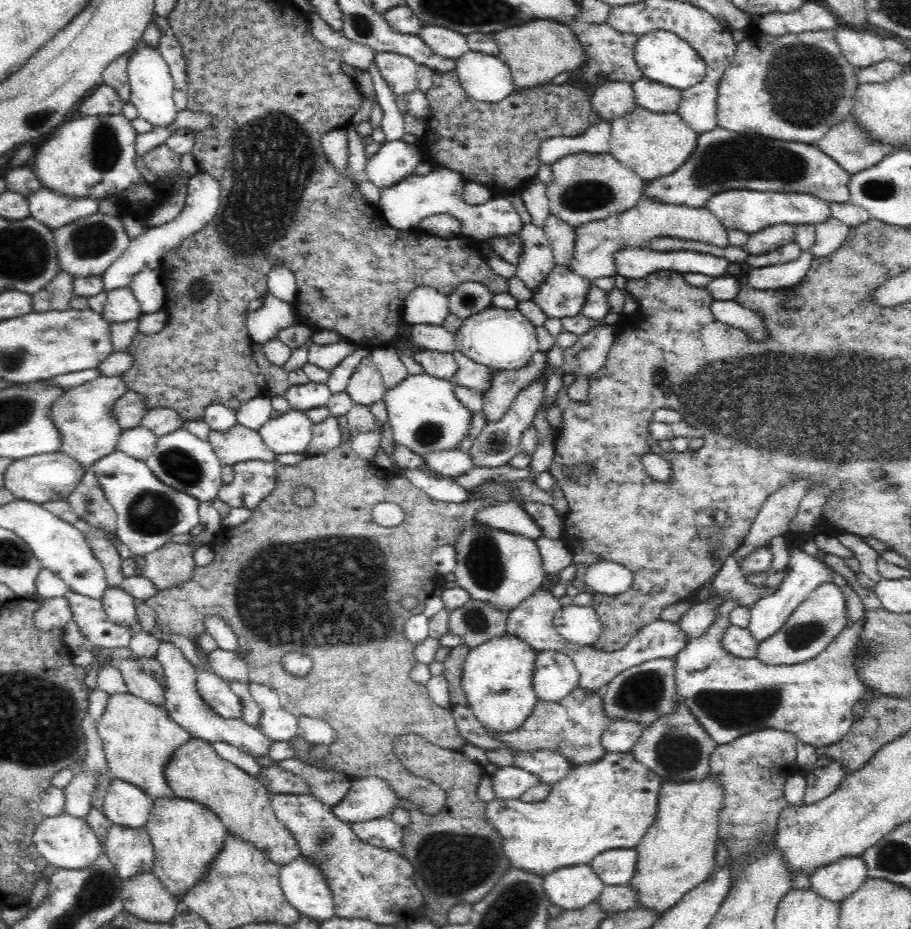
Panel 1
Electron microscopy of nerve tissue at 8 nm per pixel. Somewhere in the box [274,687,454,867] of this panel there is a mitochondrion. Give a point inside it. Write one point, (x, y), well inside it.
(323, 836)

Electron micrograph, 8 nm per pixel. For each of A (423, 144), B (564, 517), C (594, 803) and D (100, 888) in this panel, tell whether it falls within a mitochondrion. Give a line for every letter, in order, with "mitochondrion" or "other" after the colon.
A: other
B: other
C: other
D: mitochondrion

